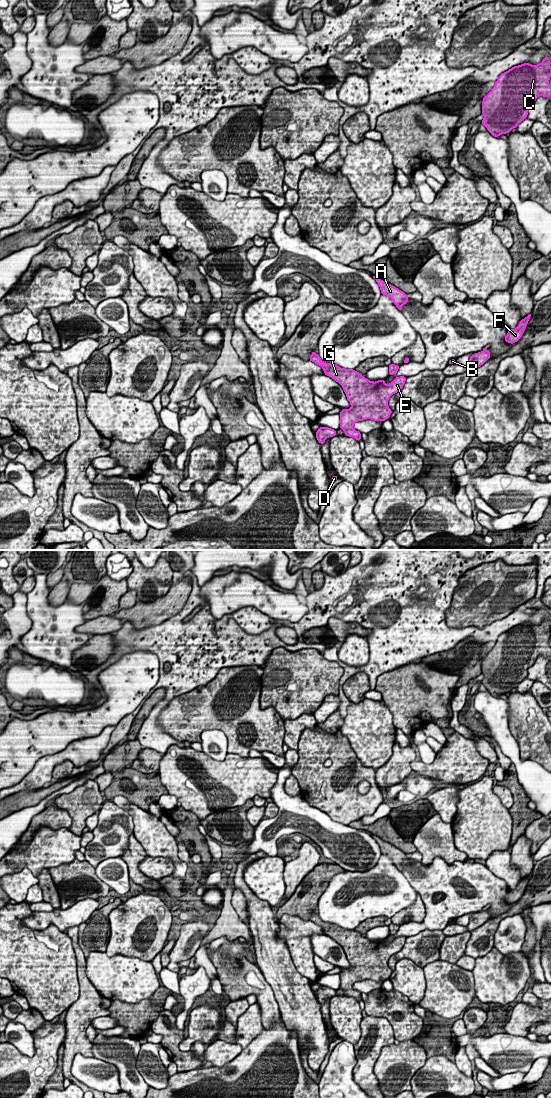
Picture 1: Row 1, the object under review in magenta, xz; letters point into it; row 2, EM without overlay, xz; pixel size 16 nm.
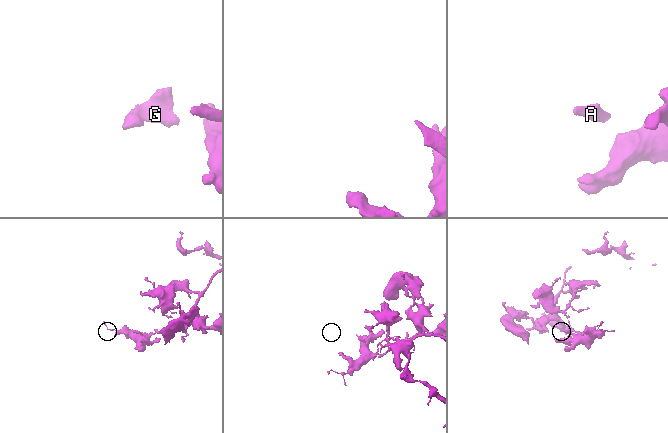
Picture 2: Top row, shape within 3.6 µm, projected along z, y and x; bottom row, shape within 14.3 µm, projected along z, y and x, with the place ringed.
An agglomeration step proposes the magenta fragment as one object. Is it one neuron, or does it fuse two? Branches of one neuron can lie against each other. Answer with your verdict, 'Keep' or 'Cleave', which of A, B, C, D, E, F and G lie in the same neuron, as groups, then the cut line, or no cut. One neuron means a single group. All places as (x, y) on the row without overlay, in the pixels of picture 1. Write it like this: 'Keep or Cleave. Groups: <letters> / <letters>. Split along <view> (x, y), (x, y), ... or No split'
Keep. Groups: A B C D E F G. No split

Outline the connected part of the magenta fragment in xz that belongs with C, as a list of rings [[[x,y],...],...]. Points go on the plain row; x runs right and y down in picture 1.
[[[545,616],[540,624],[532,625],[524,623],[514,626],[507,632],[499,635],[495,646],[482,661],[482,674],[484,675],[484,679],[481,683],[487,688],[490,694],[494,697],[499,697],[502,694],[511,692],[513,688],[517,688],[517,685],[527,678],[528,669],[535,663],[538,656],[551,657],[551,647],[549,646],[551,637],[550,623],[550,619]]]

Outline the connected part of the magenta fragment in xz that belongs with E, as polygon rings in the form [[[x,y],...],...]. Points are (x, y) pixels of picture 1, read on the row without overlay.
[[[315,911],[311,913],[309,921],[321,926],[324,934],[330,936],[344,949],[351,968],[342,969],[339,973],[340,989],[345,992],[345,996],[354,997],[358,1002],[361,993],[353,989],[354,983],[366,979],[374,981],[389,979],[392,970],[388,966],[388,961],[393,954],[401,951],[406,941],[405,936],[400,936],[388,945],[384,939],[373,942],[354,929],[323,922]]]

